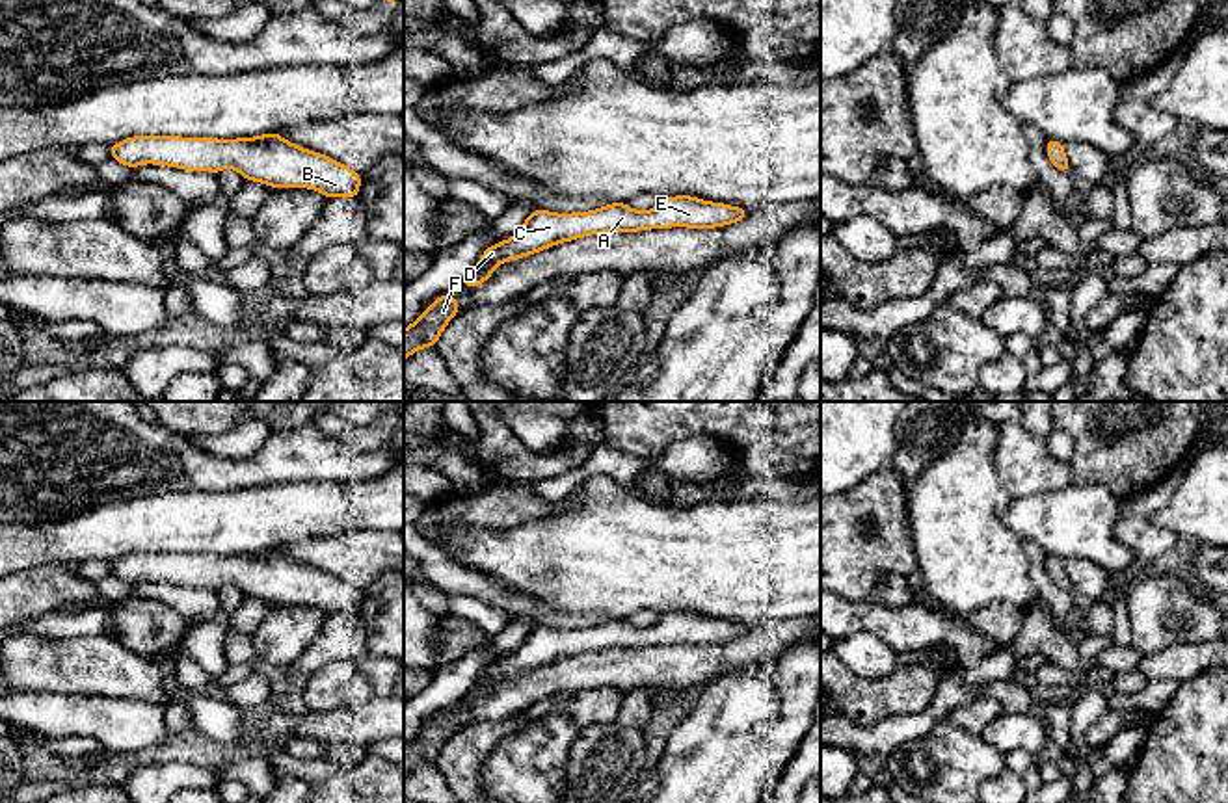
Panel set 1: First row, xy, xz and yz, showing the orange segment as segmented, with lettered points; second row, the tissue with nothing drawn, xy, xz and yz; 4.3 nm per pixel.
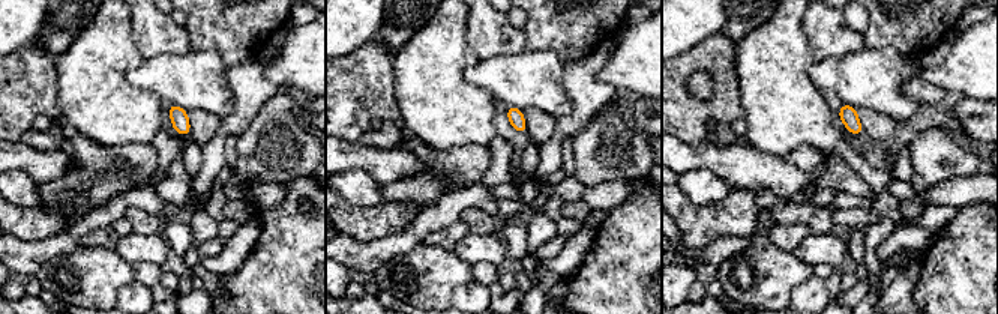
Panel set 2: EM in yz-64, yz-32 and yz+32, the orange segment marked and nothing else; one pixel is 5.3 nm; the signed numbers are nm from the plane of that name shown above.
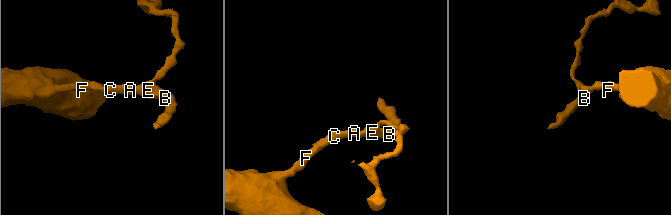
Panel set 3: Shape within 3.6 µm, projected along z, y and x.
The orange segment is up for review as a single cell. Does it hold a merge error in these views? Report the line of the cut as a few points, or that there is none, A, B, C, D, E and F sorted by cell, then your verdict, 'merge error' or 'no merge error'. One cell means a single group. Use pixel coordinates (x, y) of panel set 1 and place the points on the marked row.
no cut | A B C D E F | no merge error

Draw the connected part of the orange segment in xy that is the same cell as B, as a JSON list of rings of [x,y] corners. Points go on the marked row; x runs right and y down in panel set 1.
[[[277,132],[255,138],[216,139],[134,136],[110,147],[110,158],[134,169],[143,164],[220,173],[234,167],[246,180],[270,188],[311,188],[327,199],[357,199],[361,173],[326,154],[288,143]]]

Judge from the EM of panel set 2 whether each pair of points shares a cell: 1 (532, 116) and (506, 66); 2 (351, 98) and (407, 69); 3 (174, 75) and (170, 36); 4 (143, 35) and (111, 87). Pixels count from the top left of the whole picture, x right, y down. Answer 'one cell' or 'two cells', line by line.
1: two cells
2: two cells
3: two cells
4: two cells

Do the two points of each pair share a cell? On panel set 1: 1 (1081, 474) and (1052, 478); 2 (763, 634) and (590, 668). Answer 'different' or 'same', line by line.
1: different
2: same

